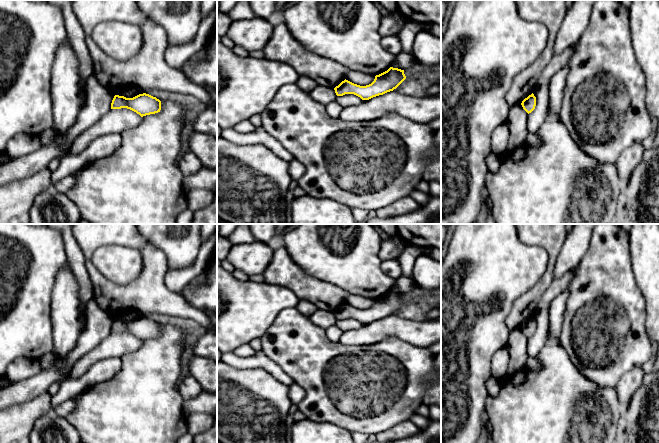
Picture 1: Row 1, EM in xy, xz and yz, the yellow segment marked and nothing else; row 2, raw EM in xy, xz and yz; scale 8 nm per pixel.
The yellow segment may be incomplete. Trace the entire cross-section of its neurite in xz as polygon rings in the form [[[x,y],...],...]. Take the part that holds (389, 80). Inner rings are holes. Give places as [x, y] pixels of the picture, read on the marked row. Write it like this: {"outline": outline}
{"outline": [[[390,67],[387,71],[376,75],[374,81],[369,85],[360,86],[345,79],[336,86],[334,90],[337,96],[354,94],[362,100],[369,100],[373,97],[393,91],[405,79],[404,70]]]}

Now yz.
{"outline": [[[532,93],[527,98],[525,98],[521,103],[523,109],[529,114],[531,113],[536,106],[536,97]]]}

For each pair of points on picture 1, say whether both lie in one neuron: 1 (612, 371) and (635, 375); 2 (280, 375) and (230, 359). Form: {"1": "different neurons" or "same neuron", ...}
{"1": "different neurons", "2": "same neuron"}

